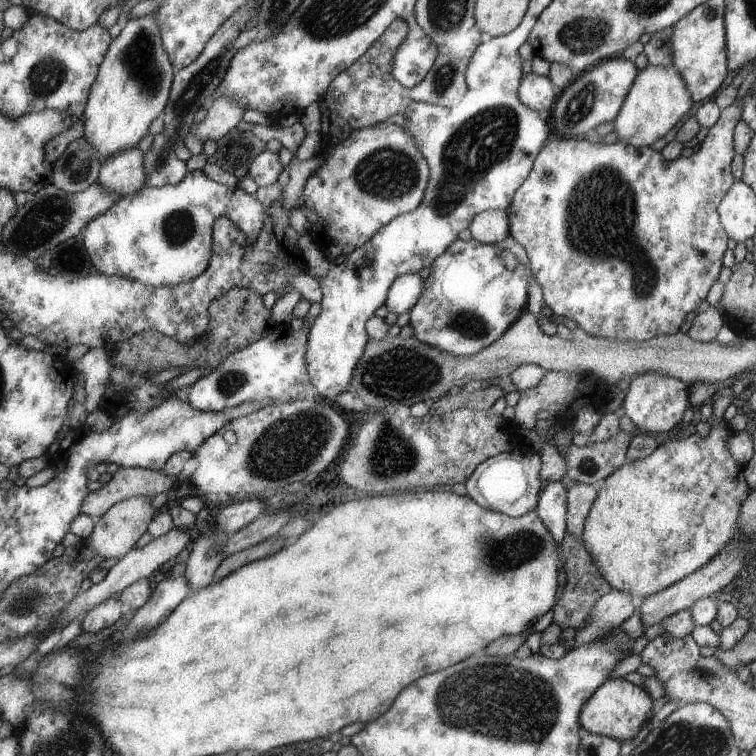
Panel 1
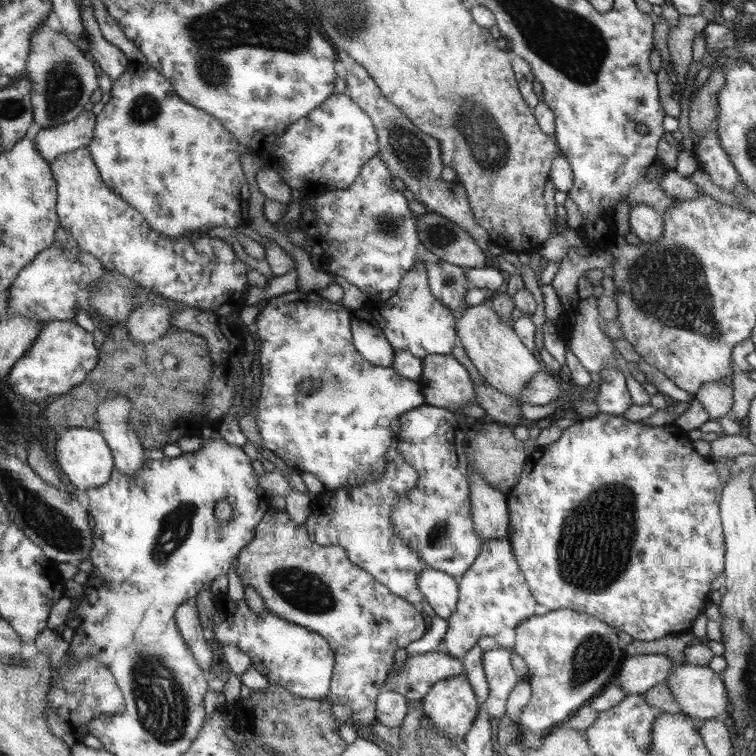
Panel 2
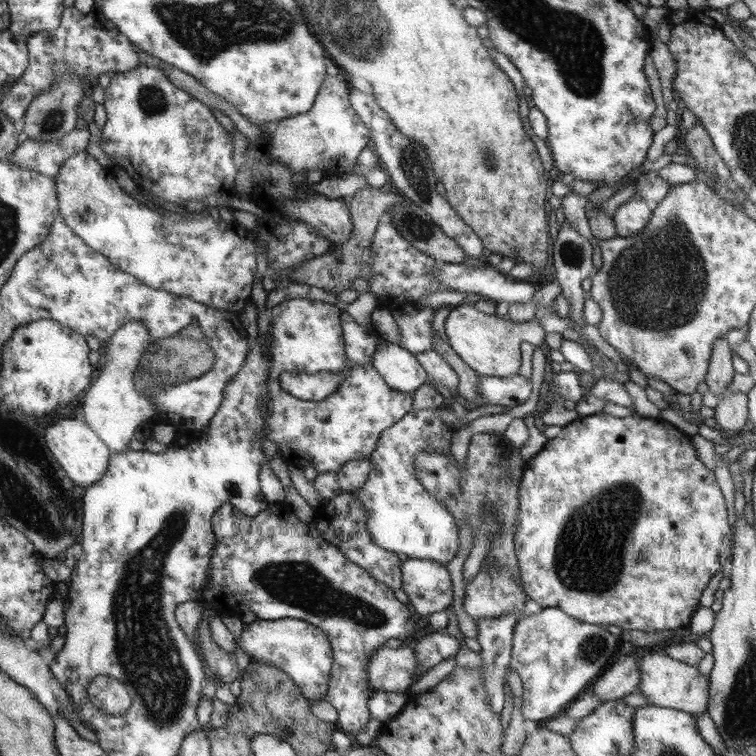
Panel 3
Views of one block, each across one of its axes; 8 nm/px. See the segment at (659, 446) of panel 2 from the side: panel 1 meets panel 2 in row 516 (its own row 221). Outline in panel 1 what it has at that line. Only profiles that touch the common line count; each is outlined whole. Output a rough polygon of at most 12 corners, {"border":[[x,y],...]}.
{"border":[[751,86],[690,157],[554,138],[506,210],[581,334],[676,335],[718,280]]}

